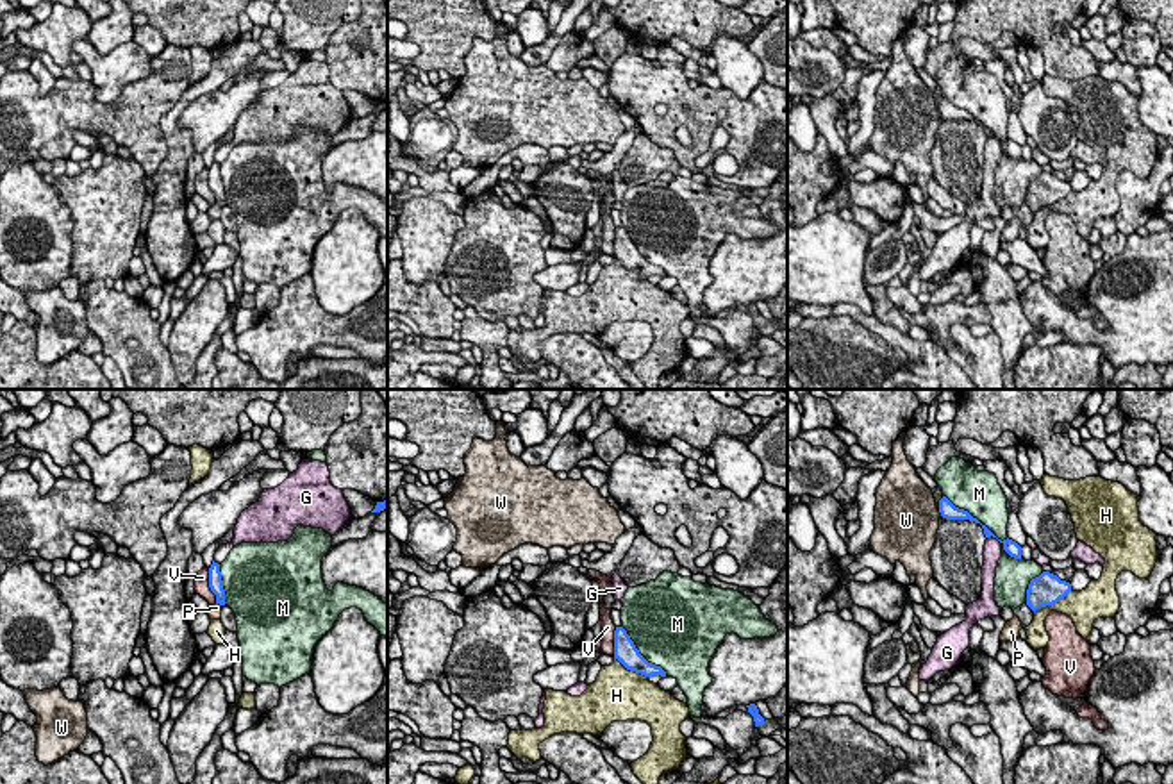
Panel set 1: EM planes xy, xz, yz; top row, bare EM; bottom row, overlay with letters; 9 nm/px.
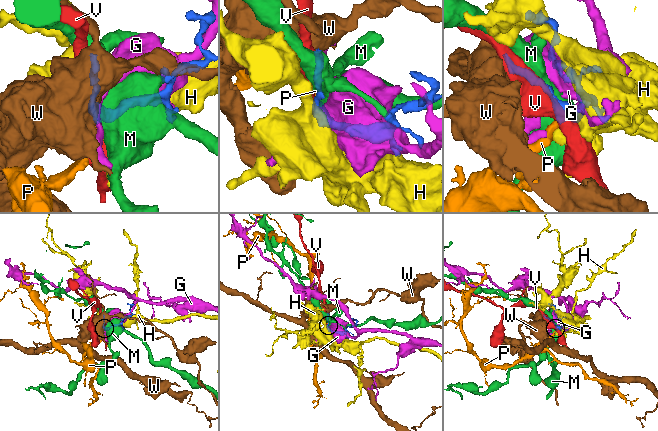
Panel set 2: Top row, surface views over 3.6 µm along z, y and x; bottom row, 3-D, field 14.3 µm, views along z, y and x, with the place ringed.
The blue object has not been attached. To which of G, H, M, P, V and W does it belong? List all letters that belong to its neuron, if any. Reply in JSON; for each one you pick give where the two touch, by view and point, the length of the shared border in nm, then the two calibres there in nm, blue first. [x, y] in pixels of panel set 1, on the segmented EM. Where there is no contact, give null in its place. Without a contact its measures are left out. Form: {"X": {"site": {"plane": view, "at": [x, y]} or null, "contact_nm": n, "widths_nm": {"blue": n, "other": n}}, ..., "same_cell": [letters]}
{"P": {"site": {"plane": "xy", "at": [218, 602]}, "contact_nm": 60, "widths_nm": {"blue": 130, "other": 130}}, "same_cell": ["P"]}

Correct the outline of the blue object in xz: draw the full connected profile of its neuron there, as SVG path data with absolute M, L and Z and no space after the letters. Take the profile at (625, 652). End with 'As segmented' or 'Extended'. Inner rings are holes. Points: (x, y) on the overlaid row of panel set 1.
M623 627L614 630L614 659L618 659L627 670L641 673L645 677L661 675L666 677L666 671L661 666L648 663Z. As segmented

